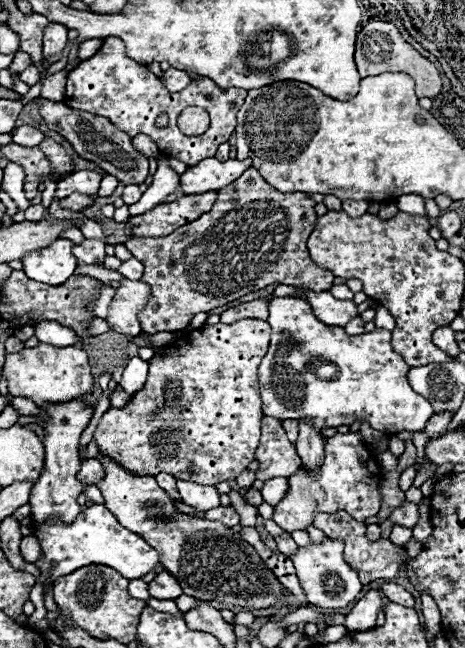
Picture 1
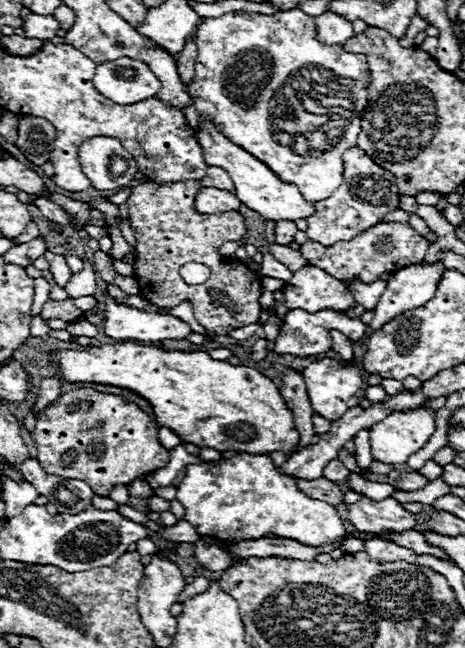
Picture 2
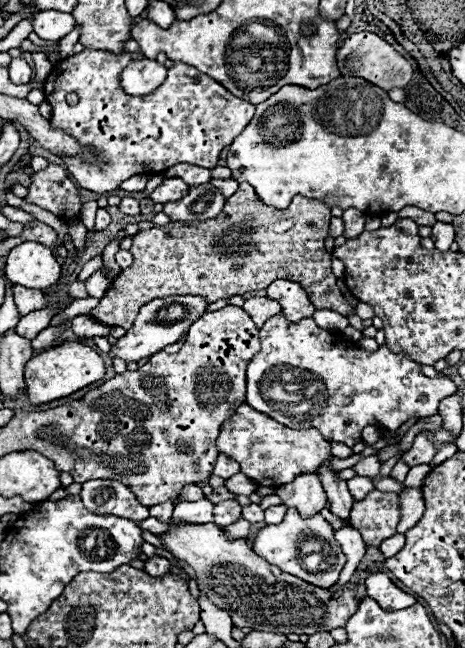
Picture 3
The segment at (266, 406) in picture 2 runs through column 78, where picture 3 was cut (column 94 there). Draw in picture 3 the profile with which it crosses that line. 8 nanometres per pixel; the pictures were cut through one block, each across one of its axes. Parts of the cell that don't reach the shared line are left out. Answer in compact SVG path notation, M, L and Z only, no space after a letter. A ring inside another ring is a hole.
M64 342L60 346L48 348L46 352L34 356L26 364L26 374L24 374L26 396L30 404L48 404L52 400L70 396L92 382L102 380L104 374L106 374L104 360L90 346L84 346L80 342Z

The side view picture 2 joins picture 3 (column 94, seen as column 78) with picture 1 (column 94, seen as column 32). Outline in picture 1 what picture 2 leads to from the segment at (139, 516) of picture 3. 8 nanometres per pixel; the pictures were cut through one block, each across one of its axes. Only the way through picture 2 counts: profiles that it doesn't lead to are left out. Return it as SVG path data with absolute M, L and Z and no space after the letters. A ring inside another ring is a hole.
M90 458L82 462L82 468L78 472L78 478L82 482L82 486L98 486L100 478L104 478L104 468L100 464L100 460Z

